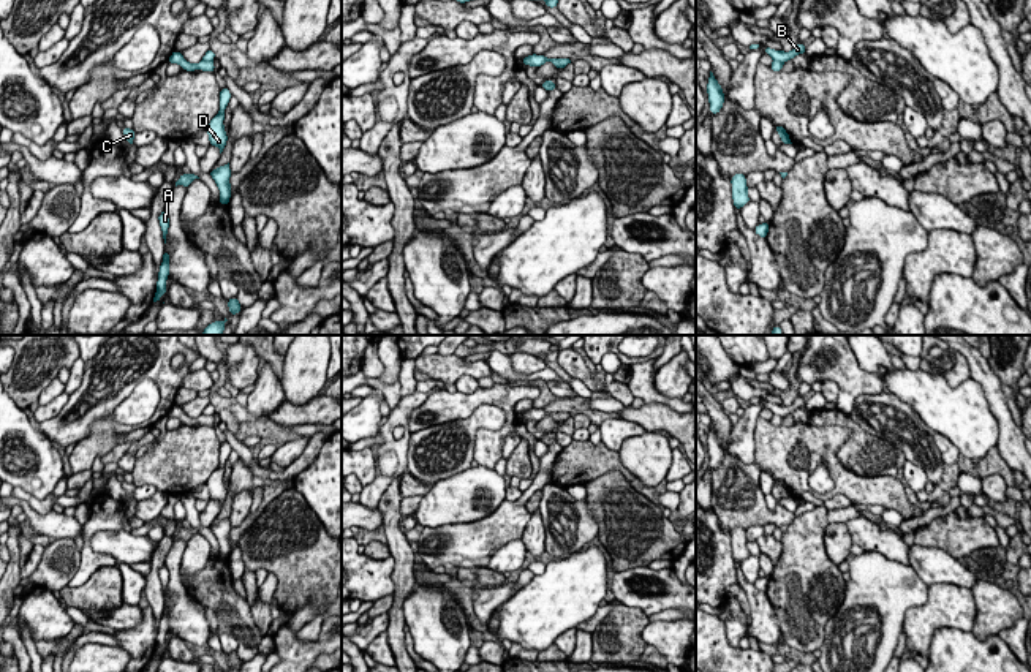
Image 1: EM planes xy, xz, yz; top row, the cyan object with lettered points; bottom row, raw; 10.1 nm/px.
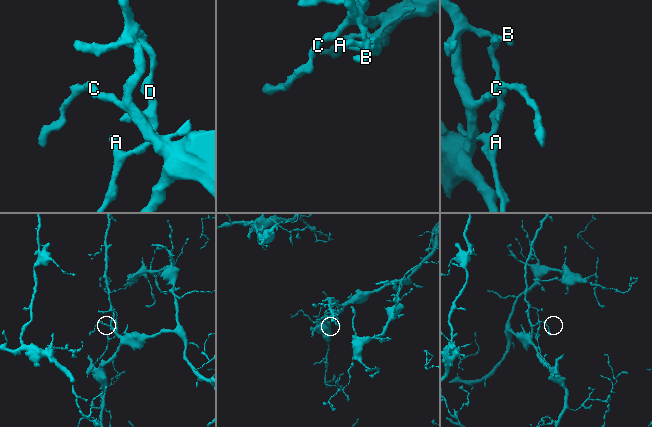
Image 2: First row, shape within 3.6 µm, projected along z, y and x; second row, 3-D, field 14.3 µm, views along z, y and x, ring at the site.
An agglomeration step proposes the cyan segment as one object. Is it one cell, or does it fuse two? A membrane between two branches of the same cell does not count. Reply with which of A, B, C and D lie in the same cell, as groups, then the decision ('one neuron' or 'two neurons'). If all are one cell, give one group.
A D / B C; two neurons

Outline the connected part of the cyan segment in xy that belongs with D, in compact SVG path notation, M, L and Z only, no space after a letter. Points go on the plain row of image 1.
M228 441L220 444L220 465L218 468L210 474L210 478L207 479L207 489L209 489L209 495L210 500L215 500L220 503L220 508L225 504L226 496L228 496L228 489L225 485L225 463L228 460L231 454L231 446Z

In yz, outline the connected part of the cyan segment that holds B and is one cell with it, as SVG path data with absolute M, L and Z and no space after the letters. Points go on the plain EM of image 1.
M797 397L791 406L775 405L772 402L764 402L764 406L769 408L773 414L784 417L786 414L792 414L799 408L805 408L806 402L803 397Z

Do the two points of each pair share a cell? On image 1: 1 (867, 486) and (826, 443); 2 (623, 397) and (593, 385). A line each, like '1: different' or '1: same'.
1: same
2: same

